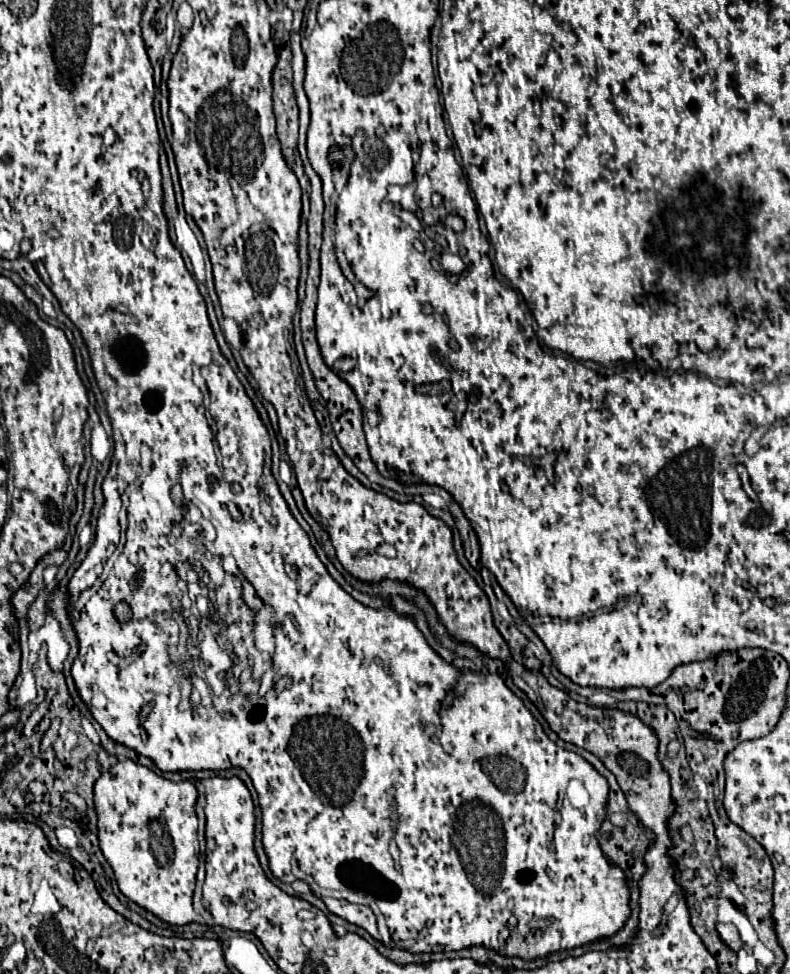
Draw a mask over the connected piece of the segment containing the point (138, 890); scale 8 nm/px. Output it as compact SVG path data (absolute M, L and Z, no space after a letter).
M133 760L117 762L95 782L99 846L115 872L119 890L171 926L195 922L191 898L201 860L195 814L197 798L191 790L181 792L179 788L179 784L157 776Z

